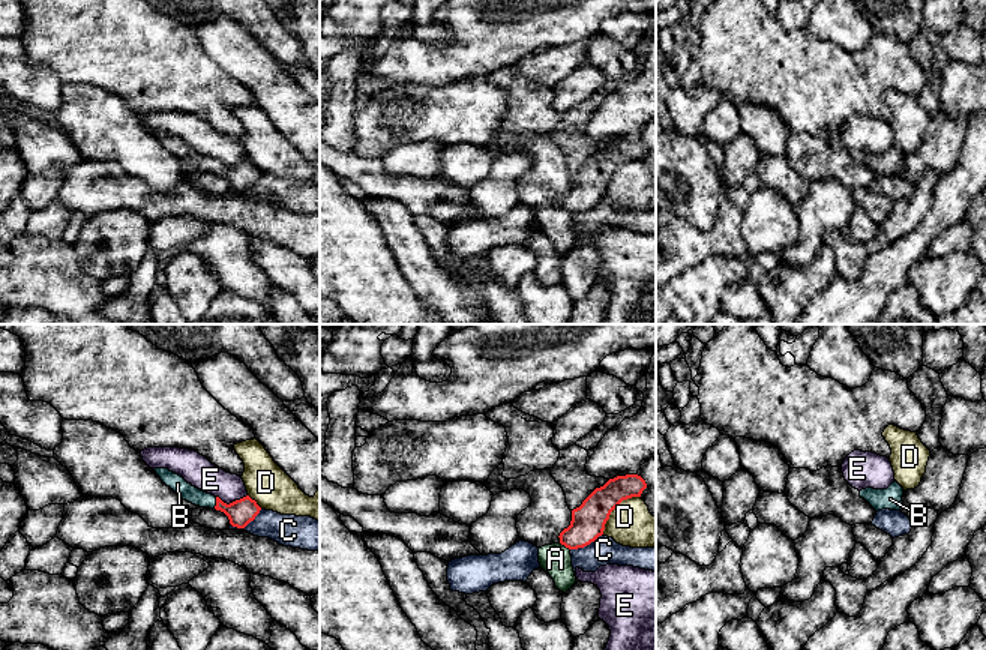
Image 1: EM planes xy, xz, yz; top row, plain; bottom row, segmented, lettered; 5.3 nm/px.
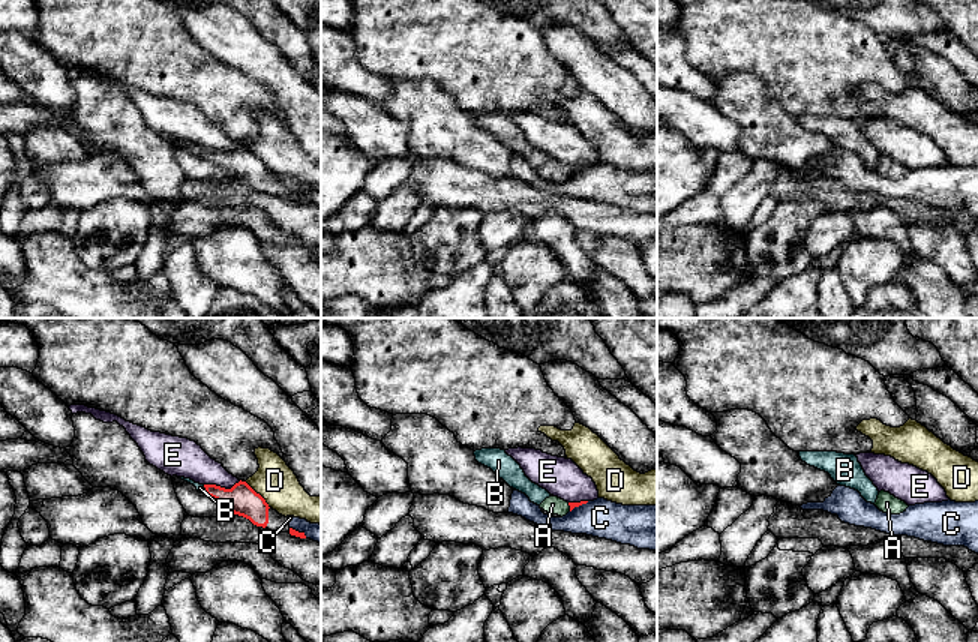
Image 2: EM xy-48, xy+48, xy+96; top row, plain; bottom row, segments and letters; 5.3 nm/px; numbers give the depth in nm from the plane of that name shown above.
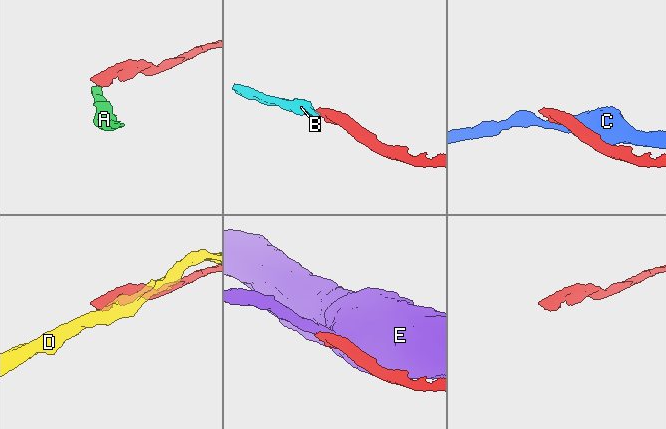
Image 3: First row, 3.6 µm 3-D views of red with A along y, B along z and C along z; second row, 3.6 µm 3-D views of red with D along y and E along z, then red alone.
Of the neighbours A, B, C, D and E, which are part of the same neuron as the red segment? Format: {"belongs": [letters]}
{"belongs": ["B"]}

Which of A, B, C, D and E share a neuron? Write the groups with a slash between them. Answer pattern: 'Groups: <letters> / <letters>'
Groups: A / B / C / D / E

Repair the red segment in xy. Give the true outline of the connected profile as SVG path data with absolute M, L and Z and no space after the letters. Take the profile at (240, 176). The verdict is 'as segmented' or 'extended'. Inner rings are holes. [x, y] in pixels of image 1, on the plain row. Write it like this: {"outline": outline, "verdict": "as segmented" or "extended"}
{"outline": "M155 132L155 135L161 144L183 164L200 171L210 171L224 176L233 191L245 192L261 174L257 165L249 159L227 168L219 161L192 150L182 140L170 135L168 132Z", "verdict": "extended"}

